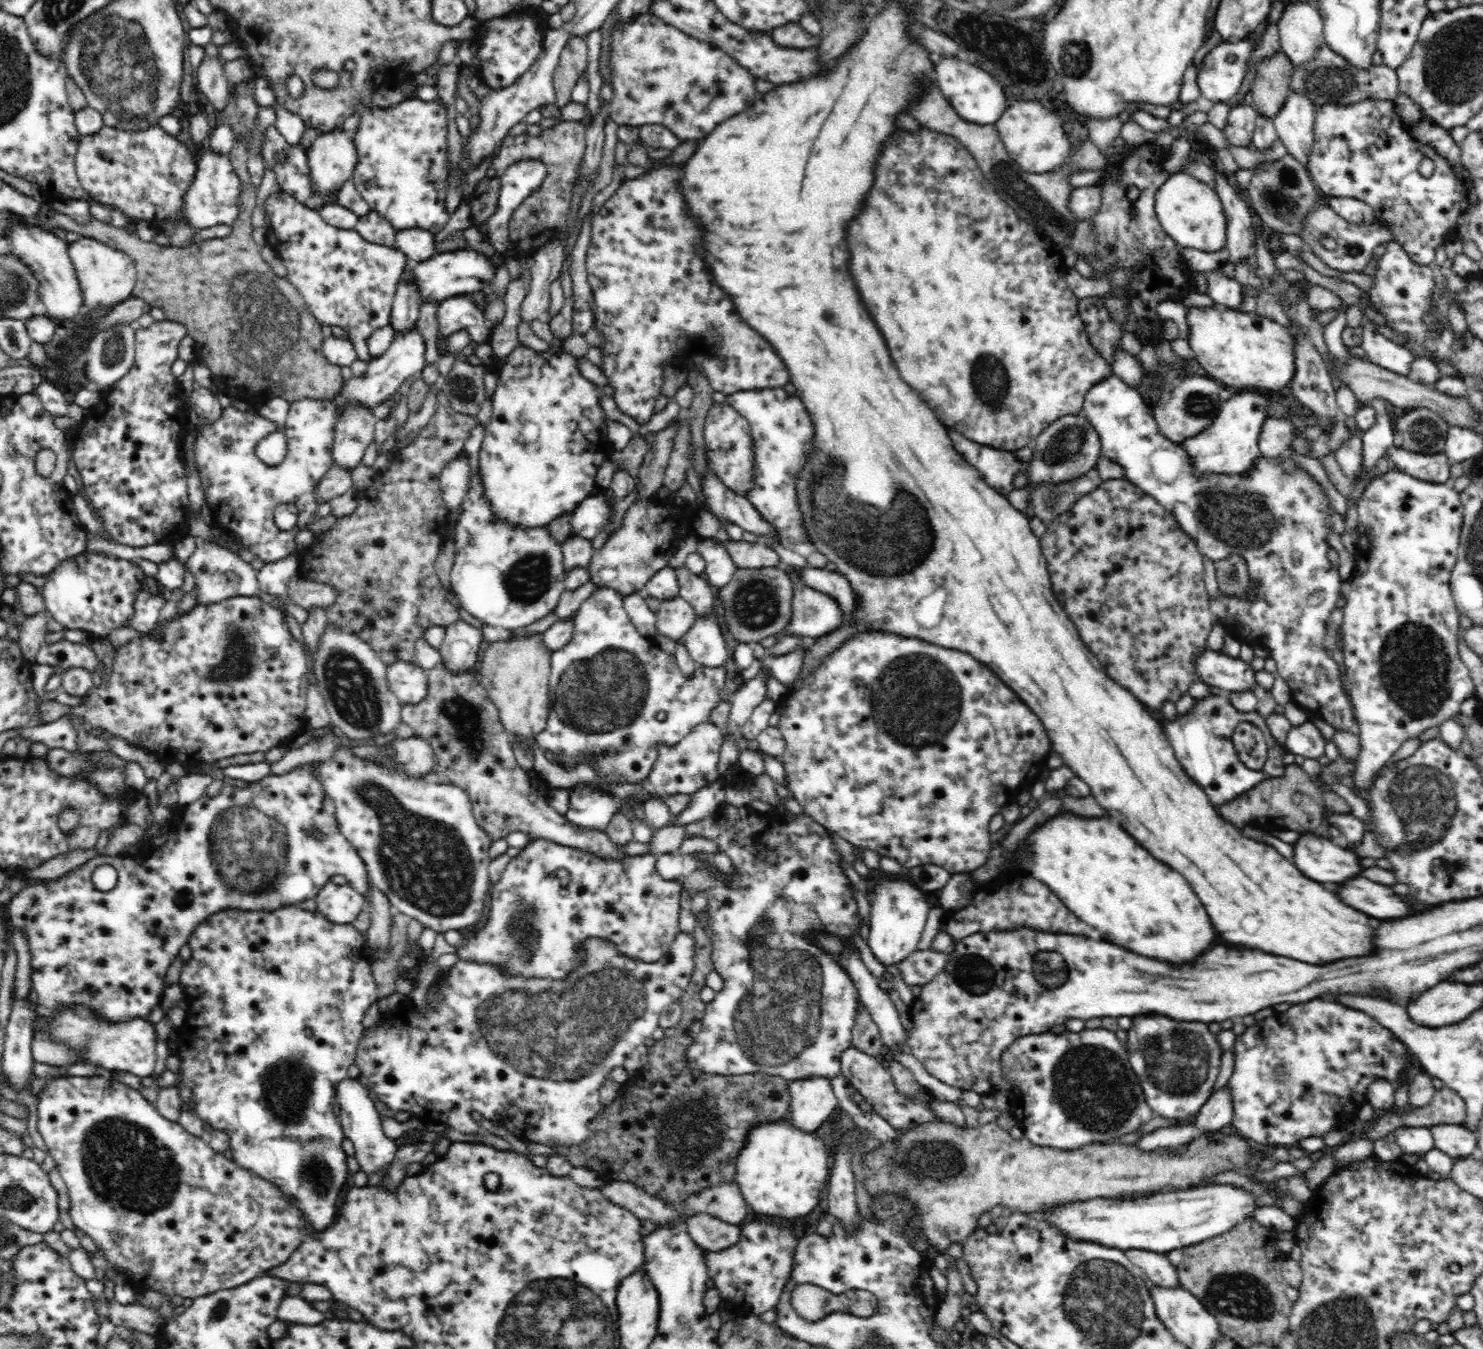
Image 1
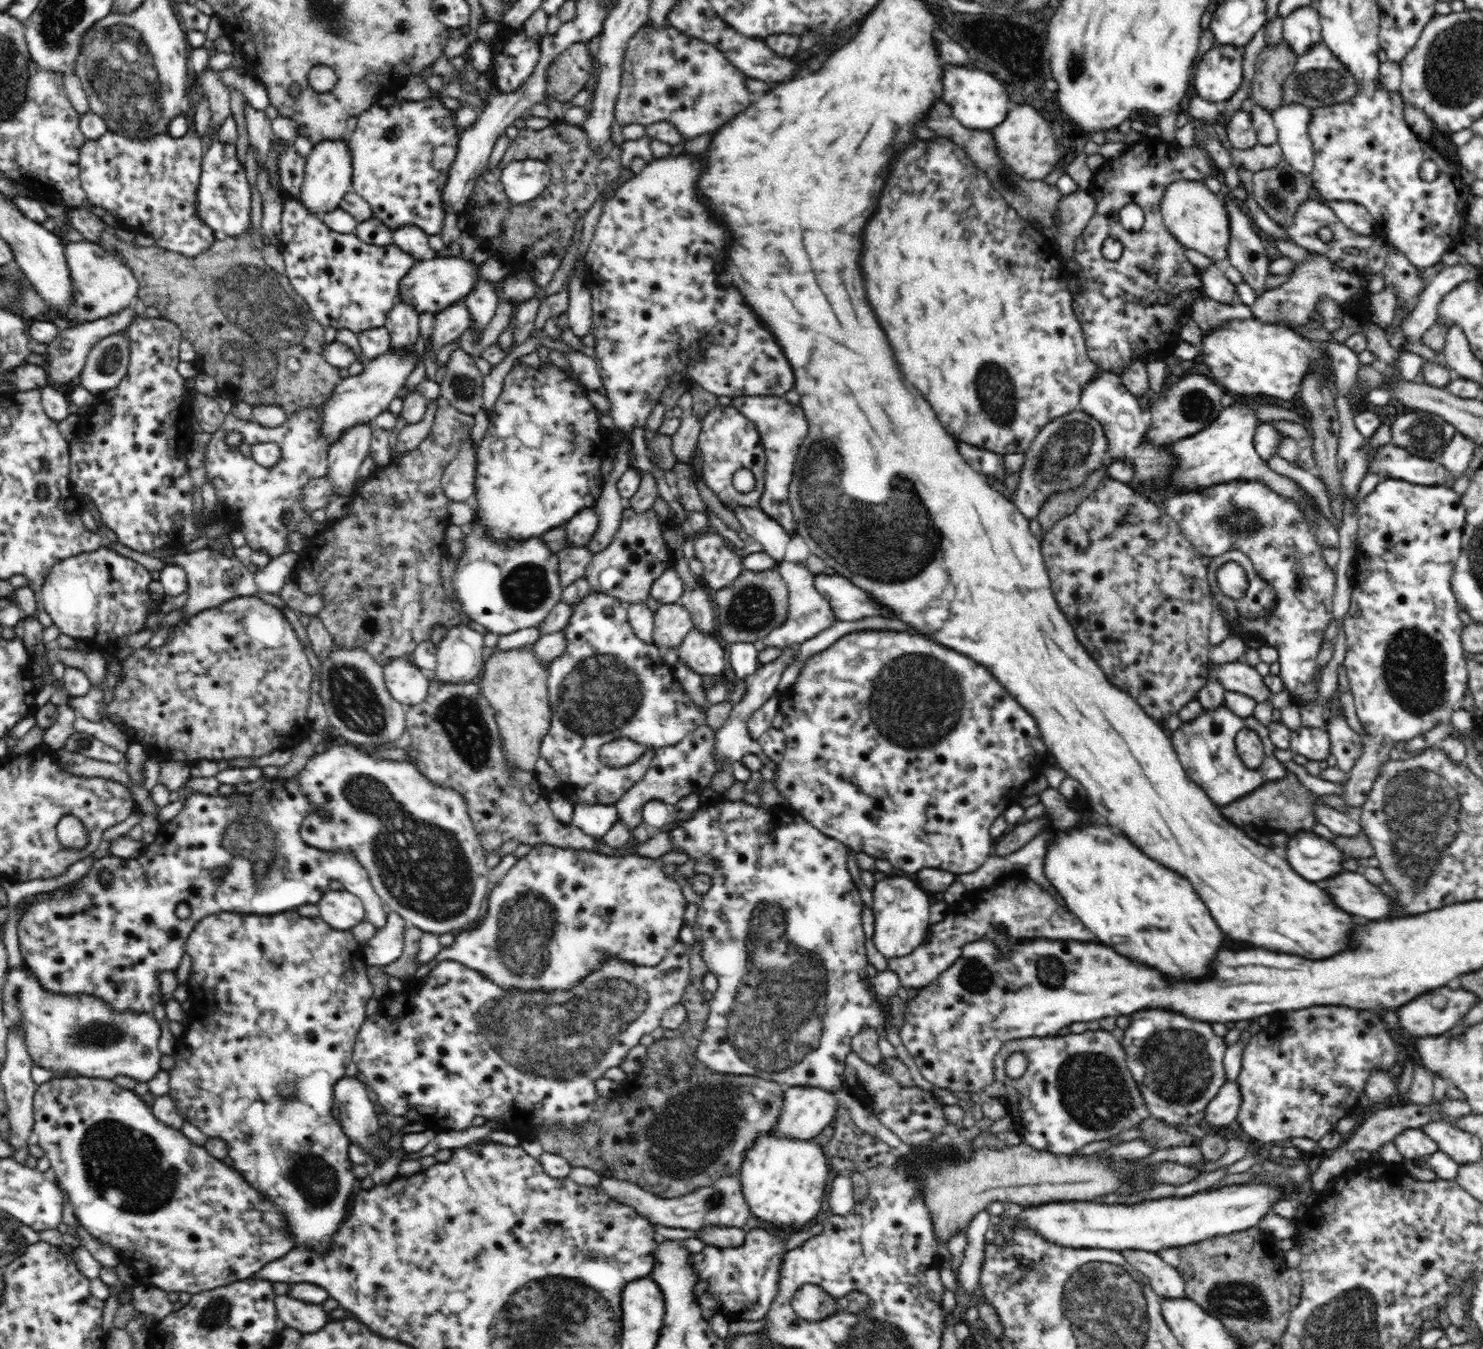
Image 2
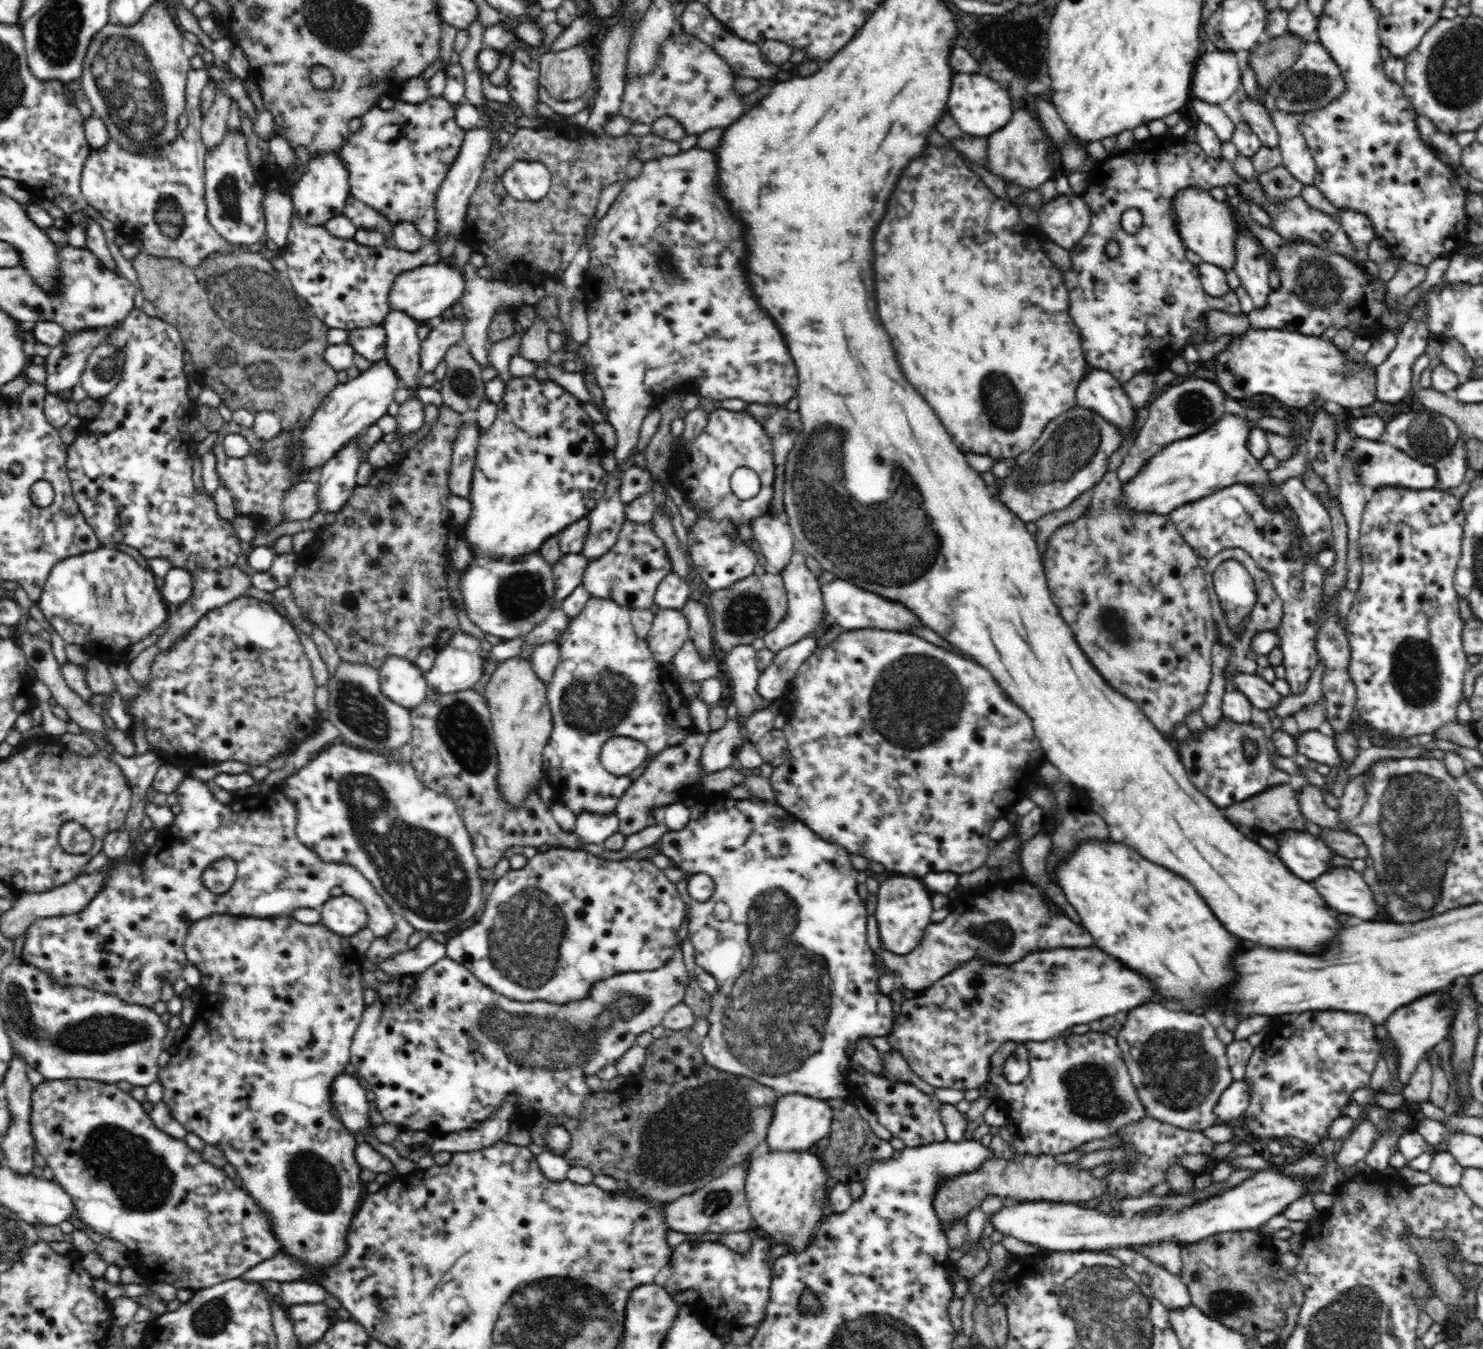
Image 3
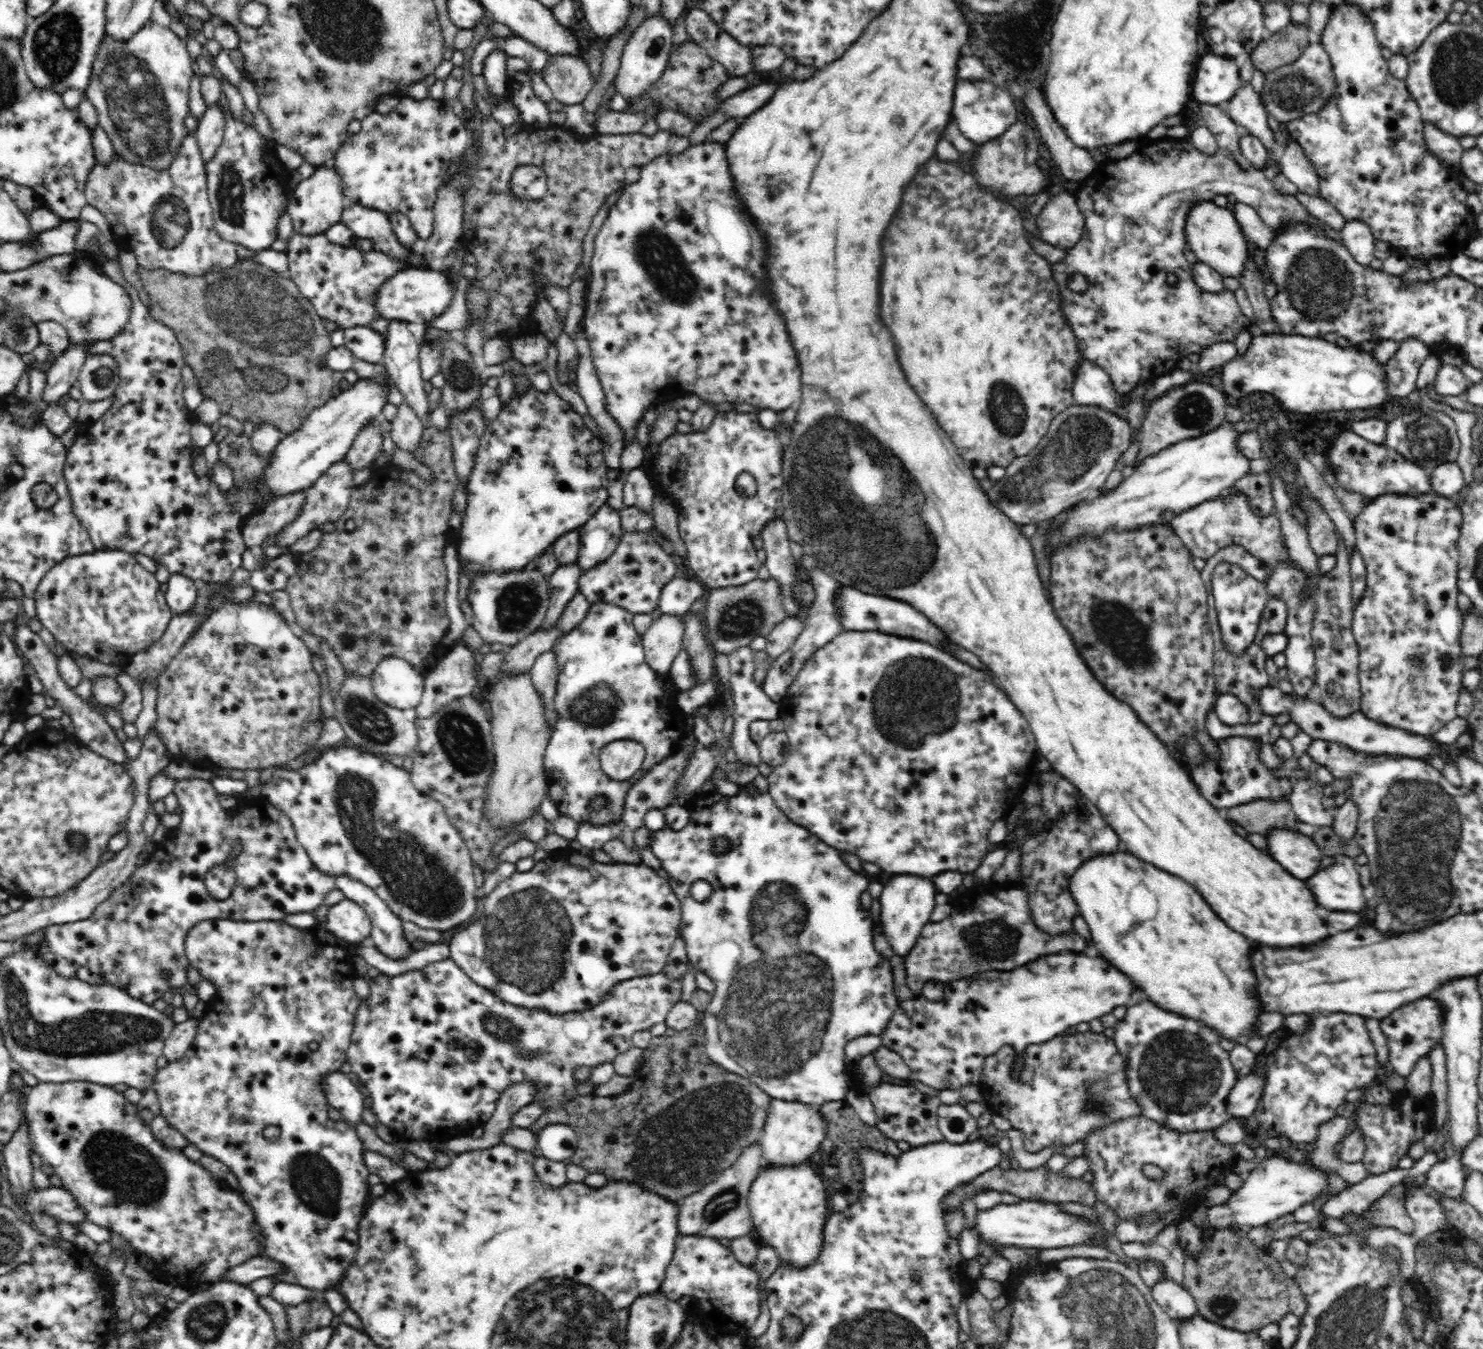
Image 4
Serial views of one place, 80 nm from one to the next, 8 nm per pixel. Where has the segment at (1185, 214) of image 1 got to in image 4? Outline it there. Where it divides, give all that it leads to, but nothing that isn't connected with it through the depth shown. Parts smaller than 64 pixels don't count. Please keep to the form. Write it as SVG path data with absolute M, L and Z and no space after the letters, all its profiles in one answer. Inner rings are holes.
M1202 200L1196 202L1187 217L1185 227L1186 242L1196 254L1200 262L1211 266L1222 276L1232 276L1240 279L1246 260L1248 260L1248 250L1250 242L1238 225L1233 212L1216 205L1212 200Z

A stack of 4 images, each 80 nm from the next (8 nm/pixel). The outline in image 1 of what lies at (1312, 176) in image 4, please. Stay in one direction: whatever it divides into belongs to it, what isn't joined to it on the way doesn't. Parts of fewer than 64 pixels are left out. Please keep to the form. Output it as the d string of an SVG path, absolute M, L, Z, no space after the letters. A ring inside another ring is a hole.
M1291 90L1284 106L1273 118L1277 138L1283 142L1288 154L1306 168L1313 148L1315 108L1316 104L1308 97Z

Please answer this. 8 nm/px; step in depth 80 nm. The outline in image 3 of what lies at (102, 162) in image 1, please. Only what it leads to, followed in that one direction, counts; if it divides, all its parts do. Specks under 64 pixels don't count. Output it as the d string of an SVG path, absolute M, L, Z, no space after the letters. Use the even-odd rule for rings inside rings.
M206 63L202 68L192 68L188 72L185 97L189 123L174 142L168 142L168 145L156 151L126 151L119 142L110 138L102 149L91 150L81 175L81 192L87 204L114 223L119 230L123 230L126 242L140 242L141 252L160 258L175 258L190 268L198 268L204 258L212 254L230 254L235 246L217 234L210 225L204 202L207 149L201 137L204 118L200 113L200 100L202 89L211 77L208 69L213 65Z

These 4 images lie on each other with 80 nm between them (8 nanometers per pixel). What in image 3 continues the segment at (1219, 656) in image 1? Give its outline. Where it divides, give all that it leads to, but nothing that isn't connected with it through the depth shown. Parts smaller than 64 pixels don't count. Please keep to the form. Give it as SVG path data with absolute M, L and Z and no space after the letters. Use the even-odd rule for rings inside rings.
M1232 674L1232 687L1244 694L1250 703L1260 710L1276 709L1283 699L1278 690L1274 689L1272 683L1268 683L1257 674Z

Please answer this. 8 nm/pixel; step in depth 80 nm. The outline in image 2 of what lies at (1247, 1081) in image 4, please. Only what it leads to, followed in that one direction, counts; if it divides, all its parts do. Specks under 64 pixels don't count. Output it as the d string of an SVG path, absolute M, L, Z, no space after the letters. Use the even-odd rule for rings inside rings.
M1227 1081L1218 1090L1218 1094L1208 1102L1203 1127L1220 1131L1220 1128L1237 1120L1241 1105L1242 1093L1238 1083Z

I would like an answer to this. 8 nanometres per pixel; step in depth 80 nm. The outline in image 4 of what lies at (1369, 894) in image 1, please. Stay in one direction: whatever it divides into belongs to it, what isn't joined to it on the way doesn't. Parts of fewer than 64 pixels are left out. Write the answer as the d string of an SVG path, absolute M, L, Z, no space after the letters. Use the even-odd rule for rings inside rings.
M1342 853L1334 855L1334 862L1308 878L1308 888L1314 892L1316 902L1328 910L1364 910L1362 886L1358 880L1358 864Z

